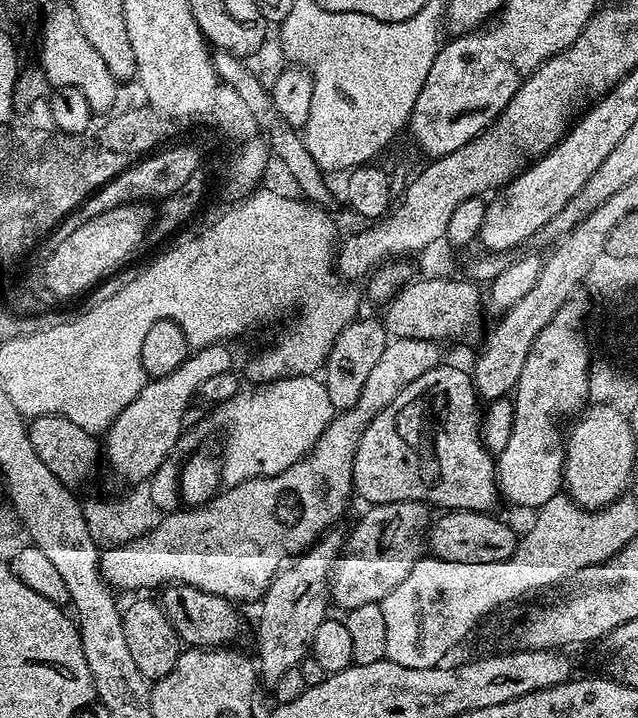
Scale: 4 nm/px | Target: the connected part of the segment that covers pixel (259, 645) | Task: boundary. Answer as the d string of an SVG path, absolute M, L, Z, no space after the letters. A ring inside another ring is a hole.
M336 531L325 532L315 544L291 561L272 580L259 601L260 621L256 624L254 656L258 661L259 679L263 683L265 680L268 686L274 686L286 670L300 666L309 655L318 626L329 619L332 565L346 544L345 533Z

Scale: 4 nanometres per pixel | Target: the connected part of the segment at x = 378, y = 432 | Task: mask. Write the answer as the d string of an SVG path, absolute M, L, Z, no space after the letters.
M441 362L426 370L422 378L414 378L364 428L358 454L354 454L352 486L355 495L368 500L369 505L420 500L429 506L437 504L440 510L491 513L498 501L496 460L484 444L482 404L473 377L467 371Z

